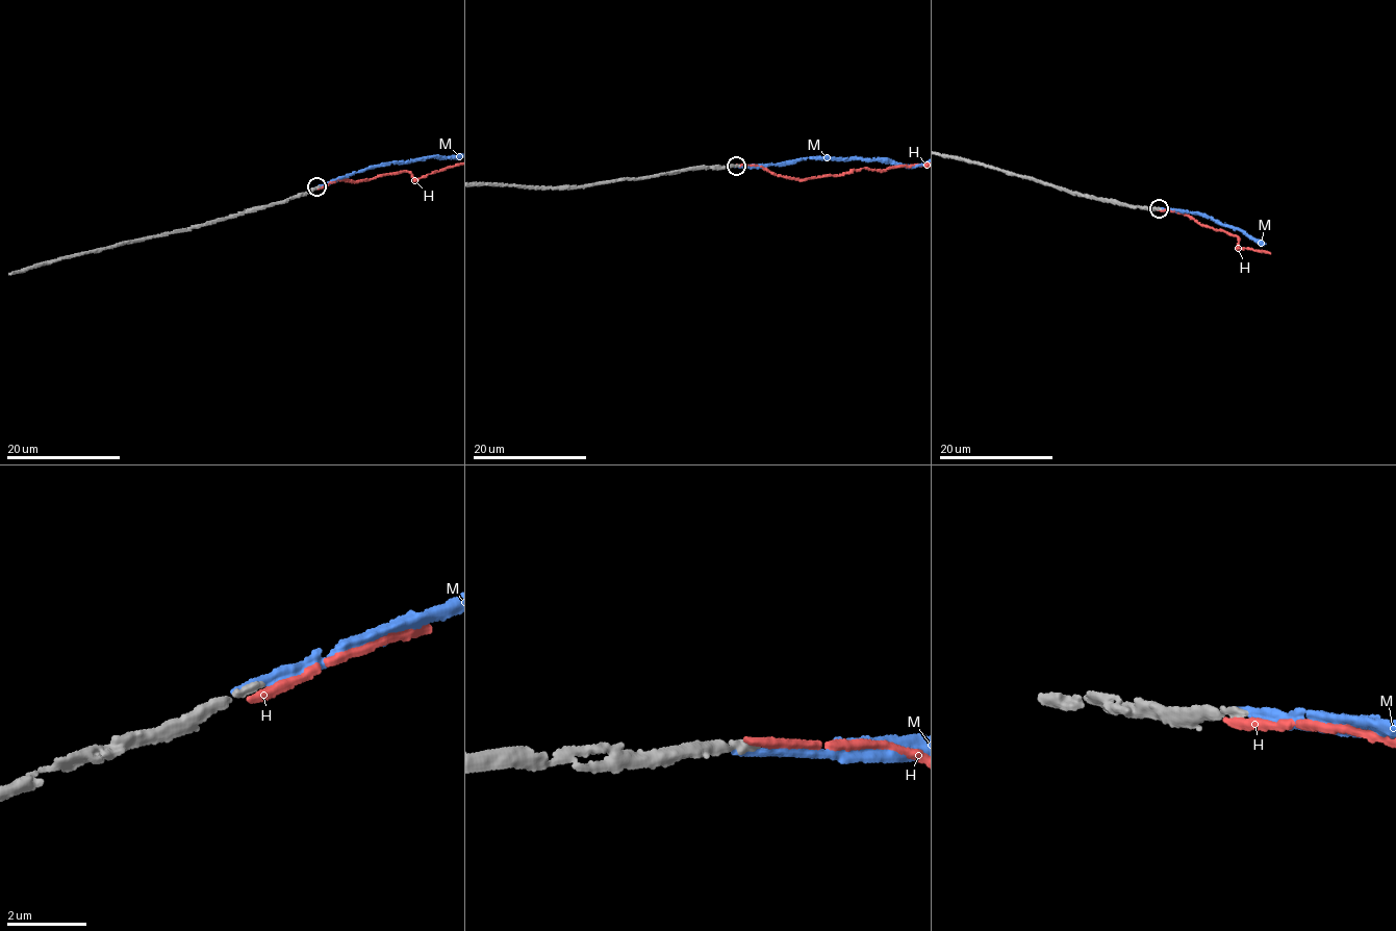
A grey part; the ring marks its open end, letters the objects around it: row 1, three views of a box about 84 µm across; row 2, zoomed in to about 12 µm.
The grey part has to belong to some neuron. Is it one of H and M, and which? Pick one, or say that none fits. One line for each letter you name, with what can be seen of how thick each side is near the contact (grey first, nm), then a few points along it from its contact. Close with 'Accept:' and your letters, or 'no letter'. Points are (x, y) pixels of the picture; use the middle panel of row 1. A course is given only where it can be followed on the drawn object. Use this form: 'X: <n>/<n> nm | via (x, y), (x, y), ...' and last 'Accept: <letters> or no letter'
M: 220/200 nm
Accept: M

